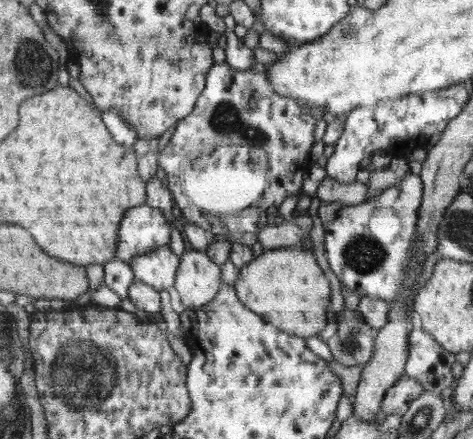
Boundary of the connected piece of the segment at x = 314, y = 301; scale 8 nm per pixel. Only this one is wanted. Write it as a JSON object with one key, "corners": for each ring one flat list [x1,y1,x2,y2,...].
{"corners":[[302,245,265,250,241,269,240,282,235,284,240,298,253,311,263,314,269,323,306,339,322,336,328,328,328,310,332,307,332,282,318,264,312,251]]}

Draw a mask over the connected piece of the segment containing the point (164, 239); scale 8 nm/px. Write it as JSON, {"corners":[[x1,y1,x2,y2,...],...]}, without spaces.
{"corners":[[143,205,127,212,124,218,123,229,120,230,120,249,118,259,131,264,140,254,147,255,158,248,171,244,172,238,175,237,174,225,168,221,168,215,164,215,162,209,156,209,149,205]]}

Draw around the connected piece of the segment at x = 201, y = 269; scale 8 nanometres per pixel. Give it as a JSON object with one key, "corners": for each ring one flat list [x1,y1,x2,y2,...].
{"corners":[[194,249,184,254,176,287,186,307,199,310,210,304,224,284,223,266,207,252]]}

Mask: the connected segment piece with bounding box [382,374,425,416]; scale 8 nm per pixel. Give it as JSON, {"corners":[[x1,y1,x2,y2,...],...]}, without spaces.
{"corners":[[404,374,387,390,382,402,383,415,402,416,409,409,409,404,424,391,418,381]]}

